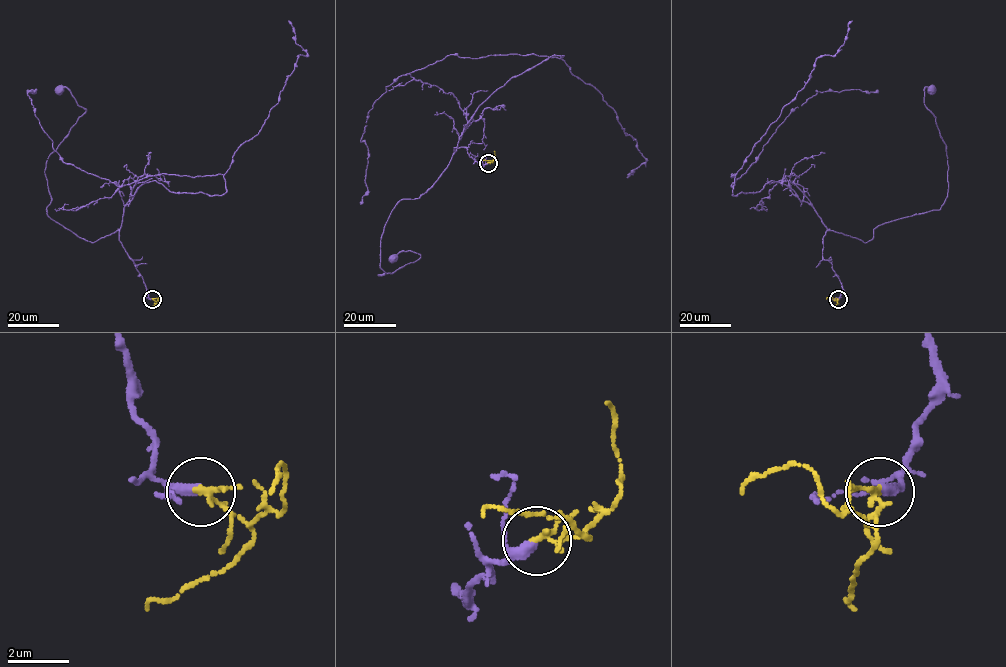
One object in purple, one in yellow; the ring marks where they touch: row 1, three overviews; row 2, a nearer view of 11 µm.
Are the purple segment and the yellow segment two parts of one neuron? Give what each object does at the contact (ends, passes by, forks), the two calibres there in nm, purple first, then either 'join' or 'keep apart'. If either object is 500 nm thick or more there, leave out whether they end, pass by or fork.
purple passes by | yellow forks | 240/130 nm | join

